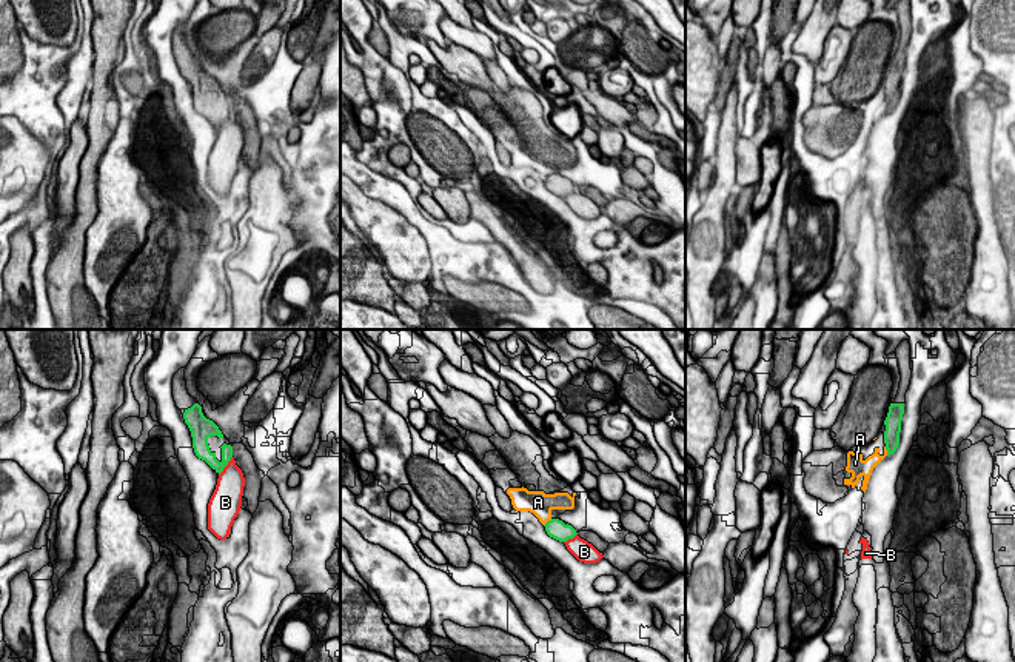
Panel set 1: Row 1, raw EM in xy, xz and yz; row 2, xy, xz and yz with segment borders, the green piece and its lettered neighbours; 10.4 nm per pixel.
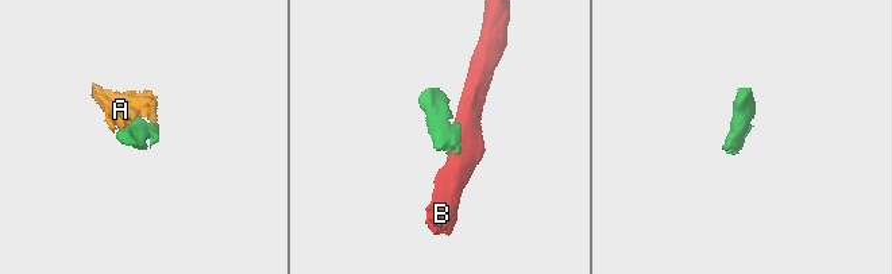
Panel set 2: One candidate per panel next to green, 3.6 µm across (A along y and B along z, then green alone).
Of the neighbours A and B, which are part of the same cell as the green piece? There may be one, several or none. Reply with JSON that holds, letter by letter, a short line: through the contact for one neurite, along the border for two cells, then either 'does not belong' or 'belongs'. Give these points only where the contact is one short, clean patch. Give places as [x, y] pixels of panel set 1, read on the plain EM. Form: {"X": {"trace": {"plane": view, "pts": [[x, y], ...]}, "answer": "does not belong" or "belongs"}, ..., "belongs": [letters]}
{"A": {"trace": {"plane": "yz", "pts": [[884, 102], [887, 110]]}, "answer": "does not belong"}, "B": {"trace": {"plane": "xy", "pts": [[231, 111], [219, 130]]}, "answer": "does not belong"}, "belongs": []}

